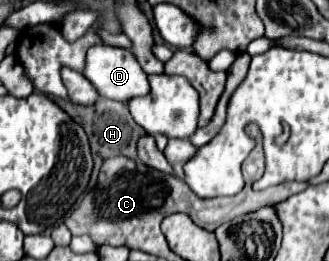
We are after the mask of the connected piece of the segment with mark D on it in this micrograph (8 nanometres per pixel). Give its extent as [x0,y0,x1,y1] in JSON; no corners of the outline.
[84,46,150,102]

